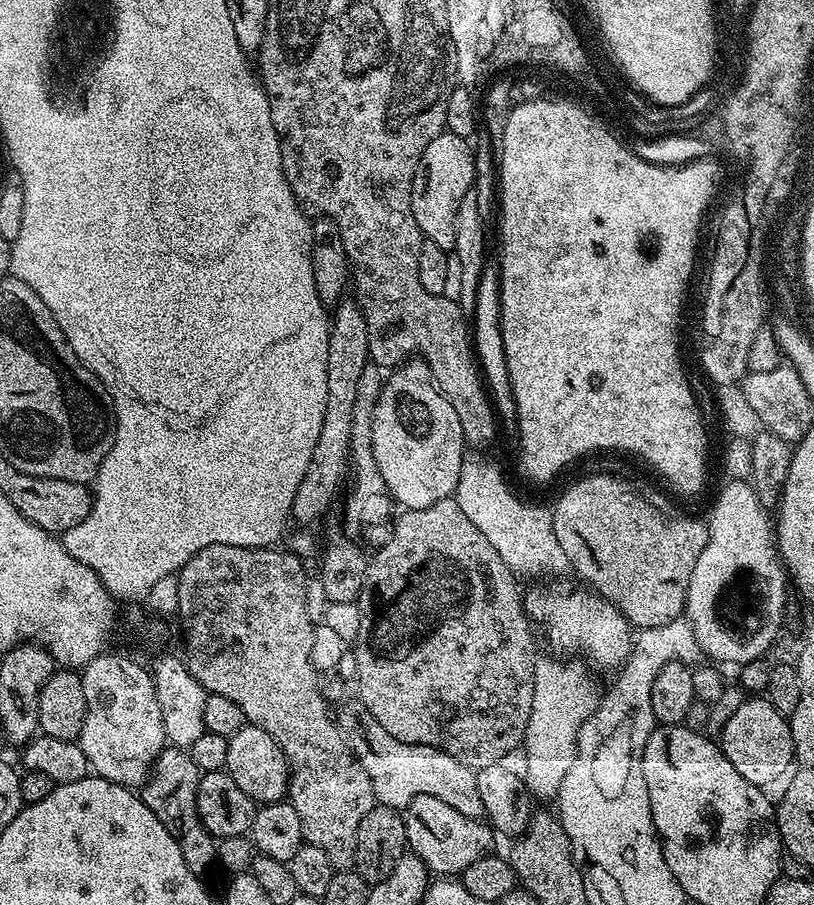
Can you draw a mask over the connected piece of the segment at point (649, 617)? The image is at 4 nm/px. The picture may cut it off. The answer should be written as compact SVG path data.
M586 476L576 481L552 506L551 513L555 538L569 567L597 596L609 600L633 629L666 626L685 615L690 574L694 574L694 562L708 545L708 525L703 519L676 516L667 520L650 501L643 500L616 476Z

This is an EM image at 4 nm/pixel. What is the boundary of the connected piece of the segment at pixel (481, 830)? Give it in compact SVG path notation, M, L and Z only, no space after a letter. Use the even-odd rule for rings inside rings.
M419 796L408 803L406 811L403 813L404 825L406 826L406 838L408 848L423 862L429 873L440 878L456 878L461 872L470 866L470 862L478 862L478 858L489 855L494 832L487 823L479 824L476 818L462 814L459 808L446 806L442 798L430 798L429 796Z

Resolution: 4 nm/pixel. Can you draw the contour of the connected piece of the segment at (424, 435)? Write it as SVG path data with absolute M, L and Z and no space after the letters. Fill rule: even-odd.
M409 359L389 376L392 377L385 382L384 389L376 400L376 409L372 412L372 425L370 425L378 470L381 471L387 491L401 504L399 506L401 509L434 506L434 502L449 499L458 486L458 478L462 474L462 466L466 459L462 422L454 406L430 379L428 365L423 360Z

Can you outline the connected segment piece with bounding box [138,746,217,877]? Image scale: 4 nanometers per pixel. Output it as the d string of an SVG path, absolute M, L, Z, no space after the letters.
M166 746L160 751L160 757L153 764L152 771L148 773L147 780L138 792L140 799L156 815L158 822L166 826L170 838L178 842L178 850L182 850L182 858L186 858L186 866L190 866L192 873L198 877L203 877L204 871L211 864L217 863L217 837L211 836L206 830L196 805L196 791L200 785L201 775L201 770L194 762L191 751Z

